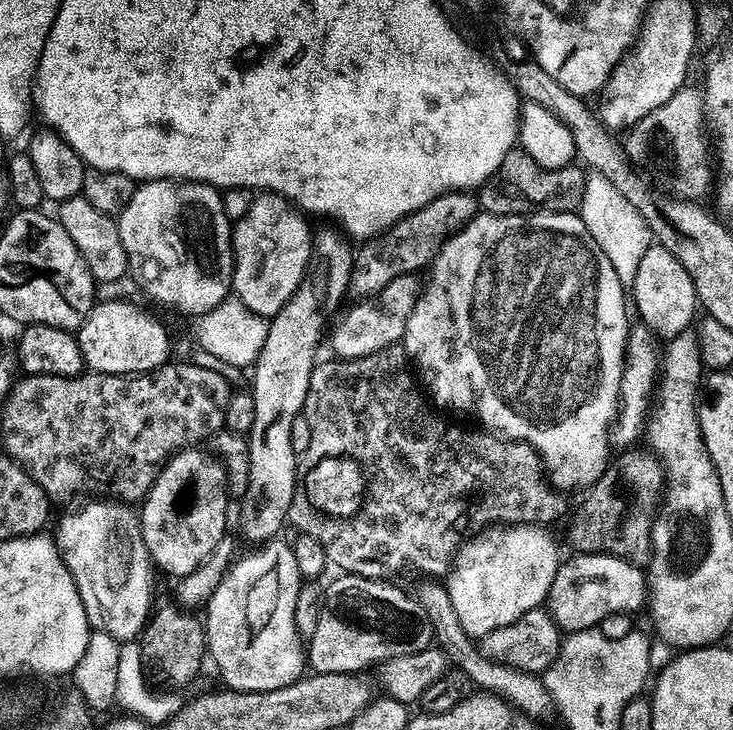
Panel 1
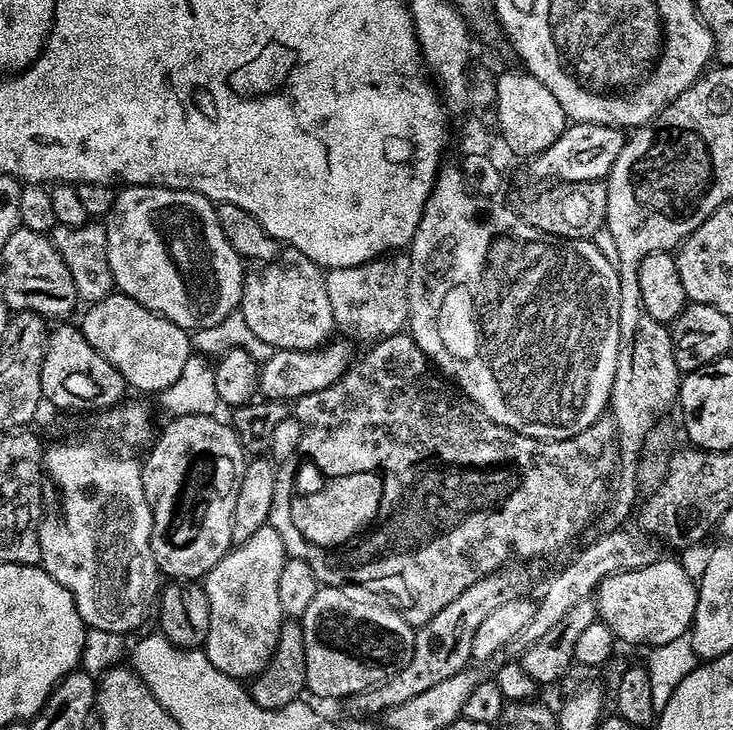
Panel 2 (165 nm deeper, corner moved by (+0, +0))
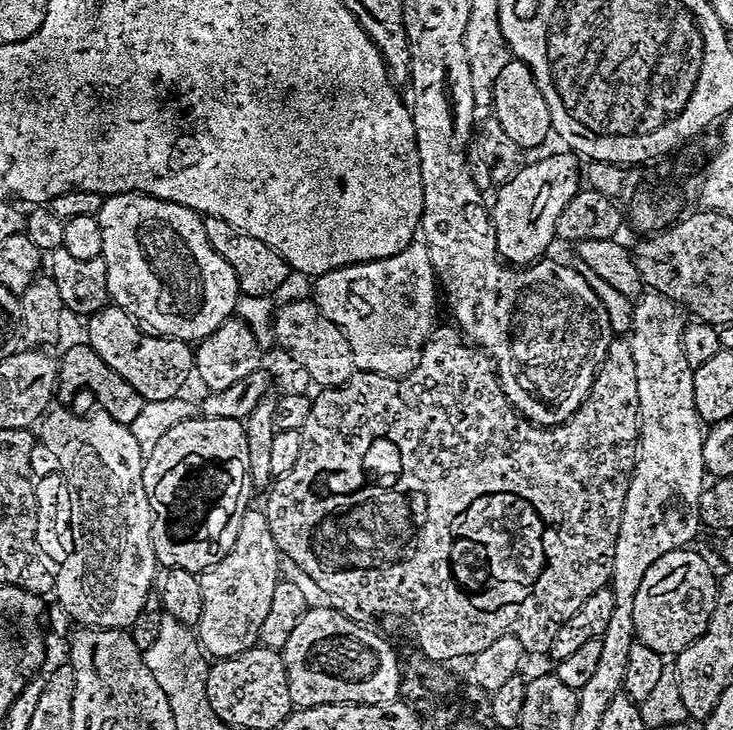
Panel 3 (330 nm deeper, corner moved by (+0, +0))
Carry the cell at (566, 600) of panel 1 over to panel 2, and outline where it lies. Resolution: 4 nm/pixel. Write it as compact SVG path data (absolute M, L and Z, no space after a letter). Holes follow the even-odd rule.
M661 558L638 570L607 576L596 588L598 619L616 635L617 641L655 646L685 635L692 627L696 609L697 581L676 560Z

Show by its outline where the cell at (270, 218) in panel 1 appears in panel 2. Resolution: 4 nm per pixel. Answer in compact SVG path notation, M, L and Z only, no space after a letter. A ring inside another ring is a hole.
M285 247L279 256L267 261L261 272L249 271L244 278L244 289L240 295L239 311L244 315L246 326L262 338L273 350L285 348L286 350L313 351L328 343L333 335L334 321L330 310L330 294L326 294L325 273L306 254L297 248Z

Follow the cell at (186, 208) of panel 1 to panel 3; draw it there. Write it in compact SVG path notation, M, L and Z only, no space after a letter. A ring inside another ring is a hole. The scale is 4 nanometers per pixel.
M119 192L101 199L98 219L102 230L100 255L106 262L106 286L111 303L145 329L171 336L173 340L199 342L235 313L236 299L241 295L238 278L230 262L210 246L201 213L142 192Z

